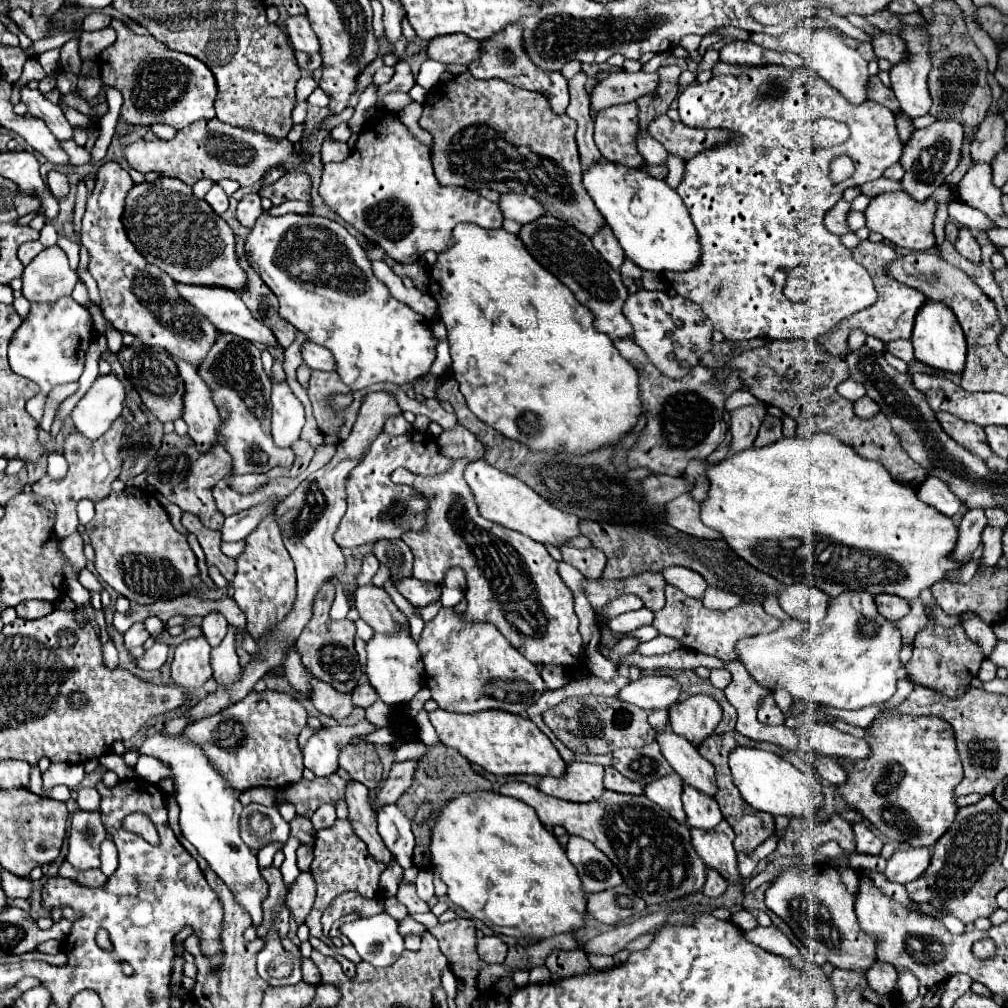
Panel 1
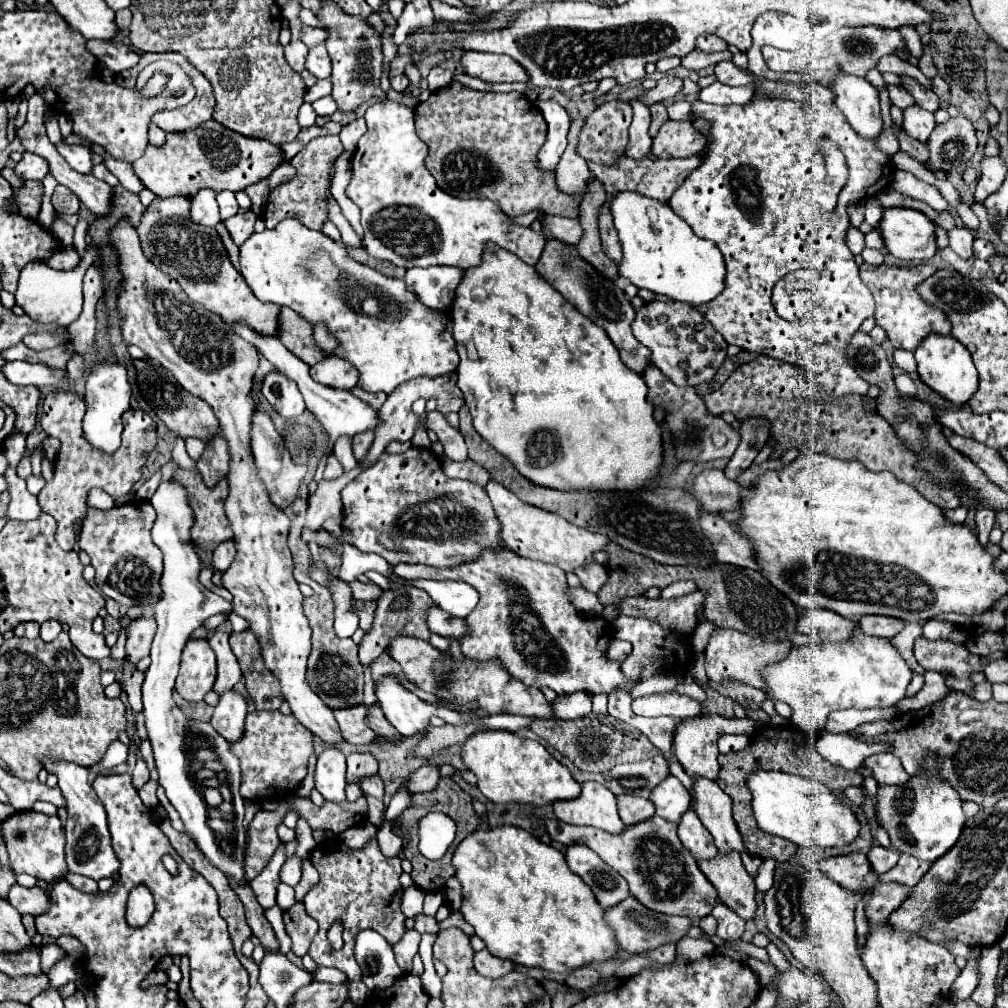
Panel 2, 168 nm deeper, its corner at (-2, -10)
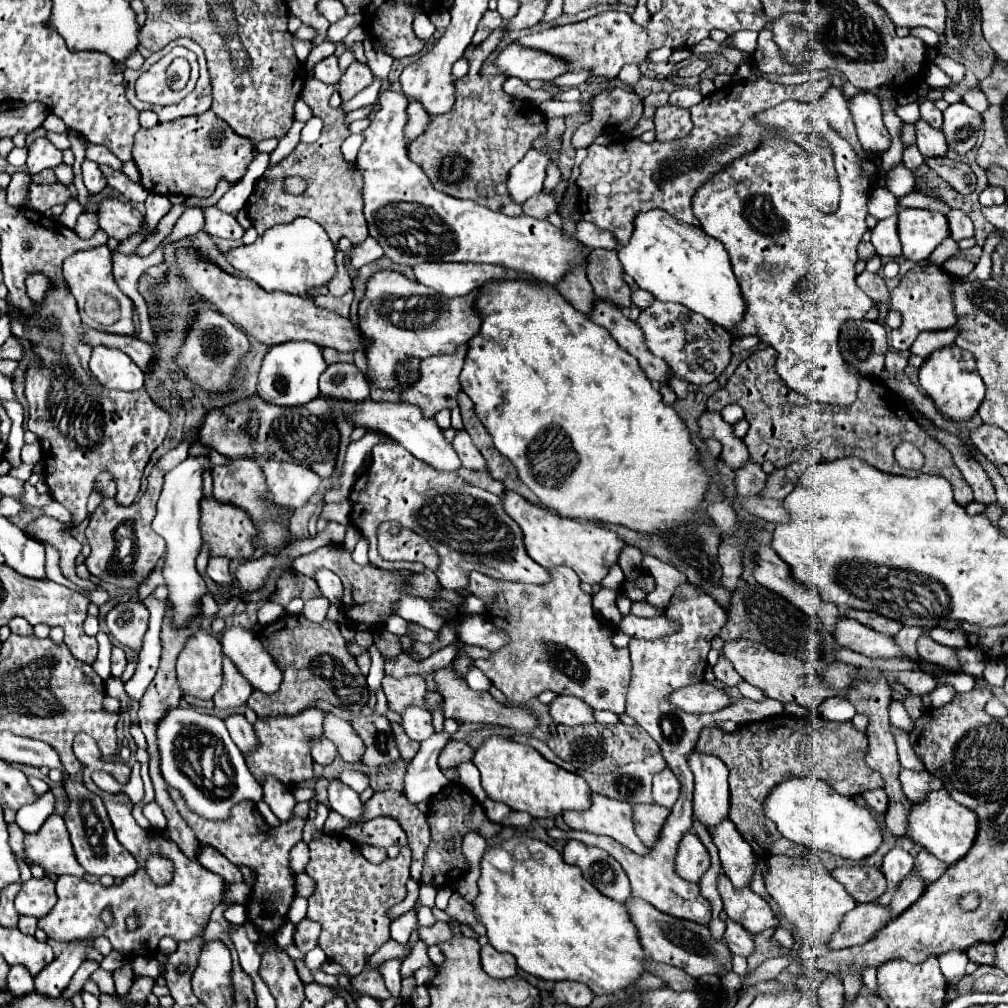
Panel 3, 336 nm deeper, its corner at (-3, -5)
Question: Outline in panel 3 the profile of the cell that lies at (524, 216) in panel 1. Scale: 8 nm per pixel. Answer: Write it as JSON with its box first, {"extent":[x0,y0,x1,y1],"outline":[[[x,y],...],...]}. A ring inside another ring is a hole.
{"extent":[577,220,615,248],"outline":[[[585,220],[577,222],[577,238],[587,248],[615,248],[615,238],[611,232],[601,230],[599,226]]]}

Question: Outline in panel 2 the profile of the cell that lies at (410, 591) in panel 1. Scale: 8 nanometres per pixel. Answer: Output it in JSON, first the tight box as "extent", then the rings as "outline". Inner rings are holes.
{"extent":[428,605,466,639],"outline":[[[434,605],[428,611],[428,627],[432,633],[442,635],[442,637],[450,637],[450,639],[462,639],[462,635],[466,635],[466,621],[452,617],[450,613],[442,611],[438,605]]]}

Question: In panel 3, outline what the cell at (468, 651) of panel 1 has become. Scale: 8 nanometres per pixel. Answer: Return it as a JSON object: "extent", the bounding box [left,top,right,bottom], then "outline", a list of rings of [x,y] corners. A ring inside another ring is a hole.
{"extent":[549,696,595,726],"outline":[[[557,696],[549,704],[549,714],[555,722],[563,726],[579,726],[579,724],[595,722],[593,710],[575,696]]]}

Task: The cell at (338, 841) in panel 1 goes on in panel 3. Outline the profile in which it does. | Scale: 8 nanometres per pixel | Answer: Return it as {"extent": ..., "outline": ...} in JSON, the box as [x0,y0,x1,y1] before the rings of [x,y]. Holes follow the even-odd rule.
{"extent":[305,834,411,978],"outline":[[[325,834],[319,840],[311,840],[309,848],[311,860],[305,872],[317,882],[317,888],[309,898],[307,918],[317,920],[323,926],[319,948],[353,978],[367,966],[367,958],[389,940],[389,908],[405,900],[411,850],[403,846],[397,858],[385,858],[381,864],[371,864],[363,858],[359,846],[341,834]]]}

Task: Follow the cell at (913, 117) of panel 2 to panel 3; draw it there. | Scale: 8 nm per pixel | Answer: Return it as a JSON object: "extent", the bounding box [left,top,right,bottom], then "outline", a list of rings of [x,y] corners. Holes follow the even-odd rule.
{"extent":[915,118,947,156],"outline":[[[919,118],[915,122],[917,132],[917,148],[923,156],[945,156],[947,154],[947,142],[943,138],[943,132],[933,128],[929,122]]]}

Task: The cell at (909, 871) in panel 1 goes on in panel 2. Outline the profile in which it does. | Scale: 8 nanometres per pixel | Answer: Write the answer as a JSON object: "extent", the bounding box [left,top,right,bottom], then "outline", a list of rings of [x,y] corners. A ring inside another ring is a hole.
{"extent":[866,883,908,927],"outline":[[[878,883],[870,899],[866,897],[866,919],[870,927],[878,927],[888,921],[890,913],[896,911],[908,897],[908,889],[898,883]]]}

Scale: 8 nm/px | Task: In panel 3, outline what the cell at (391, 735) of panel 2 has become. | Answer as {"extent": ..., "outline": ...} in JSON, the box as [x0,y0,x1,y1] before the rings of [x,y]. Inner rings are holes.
{"extent":[391,724,419,760],"outline":[[[391,724],[391,728],[393,728],[393,736],[395,736],[395,742],[397,742],[397,748],[399,748],[401,756],[403,756],[405,760],[411,760],[411,758],[417,754],[419,744],[417,744],[415,740],[407,738],[407,734],[403,732],[403,728],[401,728],[399,724]]]}

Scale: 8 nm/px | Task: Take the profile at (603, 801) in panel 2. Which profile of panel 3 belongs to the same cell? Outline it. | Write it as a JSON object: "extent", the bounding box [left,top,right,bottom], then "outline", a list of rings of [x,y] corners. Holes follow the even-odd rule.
{"extent":[561,792,647,854],"outline":[[[591,792],[591,806],[583,812],[567,810],[561,814],[565,824],[571,830],[585,830],[593,834],[605,834],[615,838],[619,844],[627,846],[637,854],[645,854],[647,848],[633,832],[631,822],[631,806],[627,802],[609,798],[605,794]]]}

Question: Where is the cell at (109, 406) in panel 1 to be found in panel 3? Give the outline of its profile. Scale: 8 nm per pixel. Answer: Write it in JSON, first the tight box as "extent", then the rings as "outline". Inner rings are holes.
{"extent":[89,346,143,392],"outline":[[[95,346],[89,362],[93,378],[107,390],[133,392],[143,386],[143,370],[121,350]]]}

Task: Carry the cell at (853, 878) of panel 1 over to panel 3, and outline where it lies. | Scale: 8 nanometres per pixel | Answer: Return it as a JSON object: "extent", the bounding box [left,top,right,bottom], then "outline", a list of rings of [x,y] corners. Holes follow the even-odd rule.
{"extent":[863,967,878,995],"outline":[[[867,967],[863,971],[863,983],[867,986],[867,989],[871,994],[878,995],[877,988],[877,977],[876,977],[876,969],[873,967]]]}

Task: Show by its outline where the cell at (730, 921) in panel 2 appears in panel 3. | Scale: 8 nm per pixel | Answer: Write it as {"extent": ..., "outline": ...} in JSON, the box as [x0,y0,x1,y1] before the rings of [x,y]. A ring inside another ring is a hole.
{"extent":[723,920,753,956],"outline":[[[727,920],[727,928],[725,928],[725,934],[723,934],[723,940],[725,940],[725,944],[729,946],[729,950],[733,954],[749,956],[753,952],[753,940],[751,940],[749,932],[741,924],[737,924],[735,920]]]}

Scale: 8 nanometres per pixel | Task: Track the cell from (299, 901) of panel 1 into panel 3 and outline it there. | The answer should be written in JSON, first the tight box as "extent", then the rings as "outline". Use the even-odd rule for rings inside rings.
{"extent":[295,918,321,954],"outline":[[[303,918],[297,926],[295,926],[295,946],[307,954],[309,950],[313,950],[317,946],[317,938],[321,934],[321,924],[309,918]]]}

